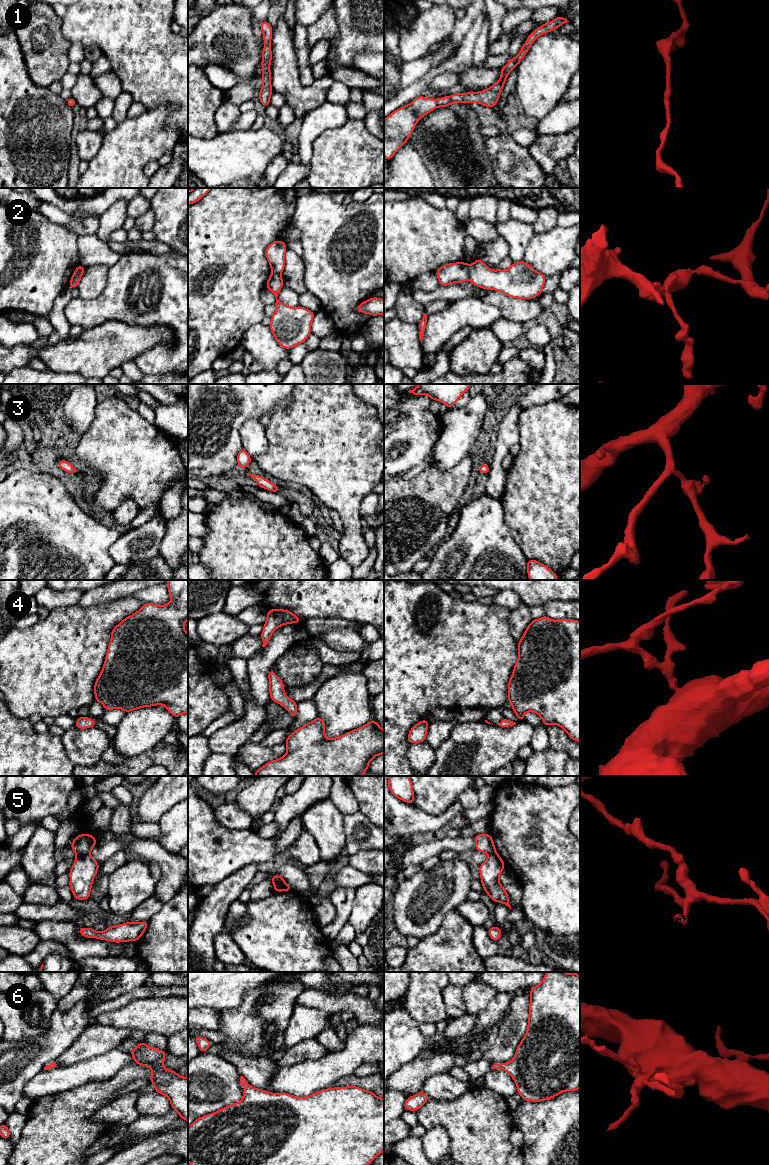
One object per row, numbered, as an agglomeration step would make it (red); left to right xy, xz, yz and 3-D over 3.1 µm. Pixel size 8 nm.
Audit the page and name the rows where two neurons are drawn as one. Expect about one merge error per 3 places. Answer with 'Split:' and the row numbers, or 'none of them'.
Split: 2, 5

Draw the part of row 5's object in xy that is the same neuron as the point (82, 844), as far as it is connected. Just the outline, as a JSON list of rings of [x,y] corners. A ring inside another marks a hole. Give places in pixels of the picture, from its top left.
[[[80,834],[74,838],[70,847],[76,856],[80,856],[90,854],[96,844],[96,838],[91,834]]]

